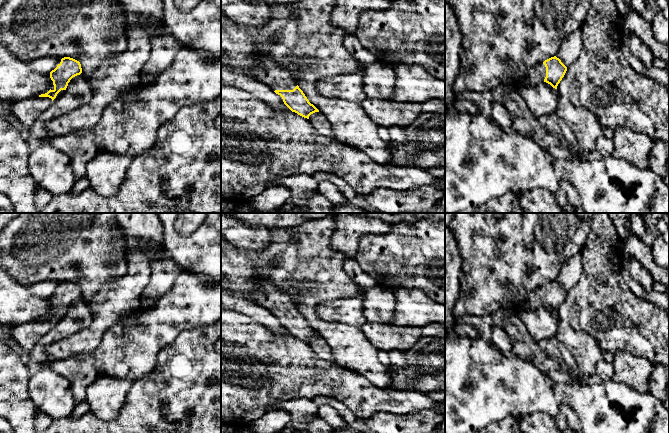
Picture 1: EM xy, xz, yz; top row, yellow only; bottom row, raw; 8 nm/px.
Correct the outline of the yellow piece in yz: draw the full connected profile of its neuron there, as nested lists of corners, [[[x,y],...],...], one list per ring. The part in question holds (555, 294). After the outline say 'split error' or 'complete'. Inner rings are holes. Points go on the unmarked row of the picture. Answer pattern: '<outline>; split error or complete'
[[[556,280],[545,284],[528,293],[525,301],[518,308],[519,310],[535,310],[546,306],[557,313],[558,308],[564,301],[567,291]]]; split error

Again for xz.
[[[259,278],[257,280],[257,288],[252,294],[252,301],[258,303],[262,307],[269,310],[276,318],[283,322],[284,328],[298,339],[309,343],[309,340],[319,334],[309,326],[303,315],[299,312],[297,307],[294,305],[291,297],[284,292],[277,289],[273,284]]]; split error

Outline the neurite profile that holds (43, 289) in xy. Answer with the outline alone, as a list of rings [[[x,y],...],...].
[[[39,281],[35,284],[25,286],[26,290],[31,294],[35,295],[39,298],[49,298],[52,294],[54,294],[58,288],[60,288],[61,283],[53,282],[53,281]]]

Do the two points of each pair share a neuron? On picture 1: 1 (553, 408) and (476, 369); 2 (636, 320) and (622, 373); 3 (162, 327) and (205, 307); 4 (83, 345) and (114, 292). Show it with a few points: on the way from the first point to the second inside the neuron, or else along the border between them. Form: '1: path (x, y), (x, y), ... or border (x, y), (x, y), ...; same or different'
1: path (534, 392), (514, 386), (495, 385); same
2: border (614, 353), (629, 351), (650, 361); different
3: path (173, 316), (179, 310), (194, 307); same
4: path (94, 332), (102, 321), (109, 305); same

